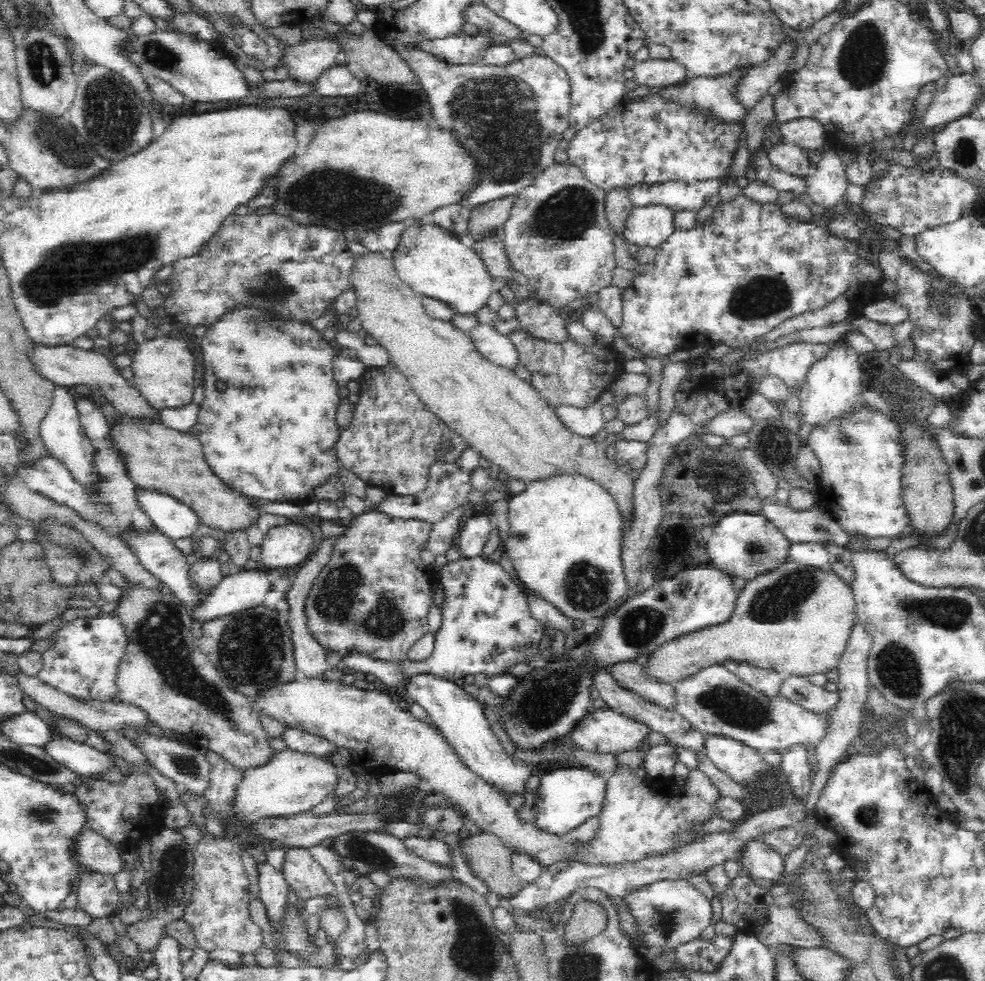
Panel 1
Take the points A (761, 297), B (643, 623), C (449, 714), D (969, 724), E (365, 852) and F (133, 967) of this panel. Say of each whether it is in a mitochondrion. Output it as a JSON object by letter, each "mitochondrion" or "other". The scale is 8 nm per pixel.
{"A":"mitochondrion","B":"mitochondrion","C":"other","D":"mitochondrion","E":"mitochondrion","F":"other"}

